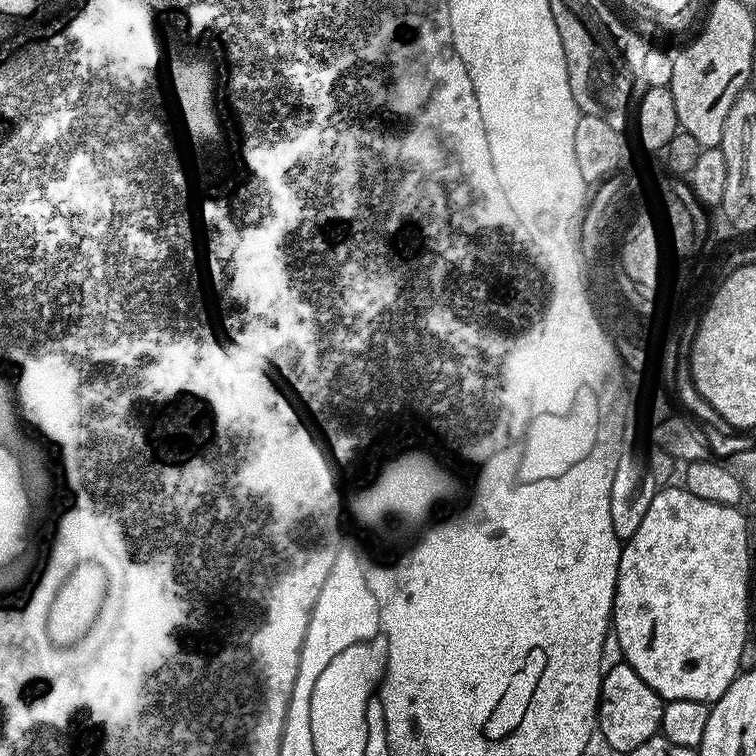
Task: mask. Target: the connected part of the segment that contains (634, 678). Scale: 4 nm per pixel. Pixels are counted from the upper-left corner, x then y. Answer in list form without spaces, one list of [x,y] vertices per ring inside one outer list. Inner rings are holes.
[[[619,662],[603,673],[600,682],[600,710],[598,732],[616,752],[631,754],[650,737],[661,731],[660,713],[662,701],[656,691],[626,662]]]

